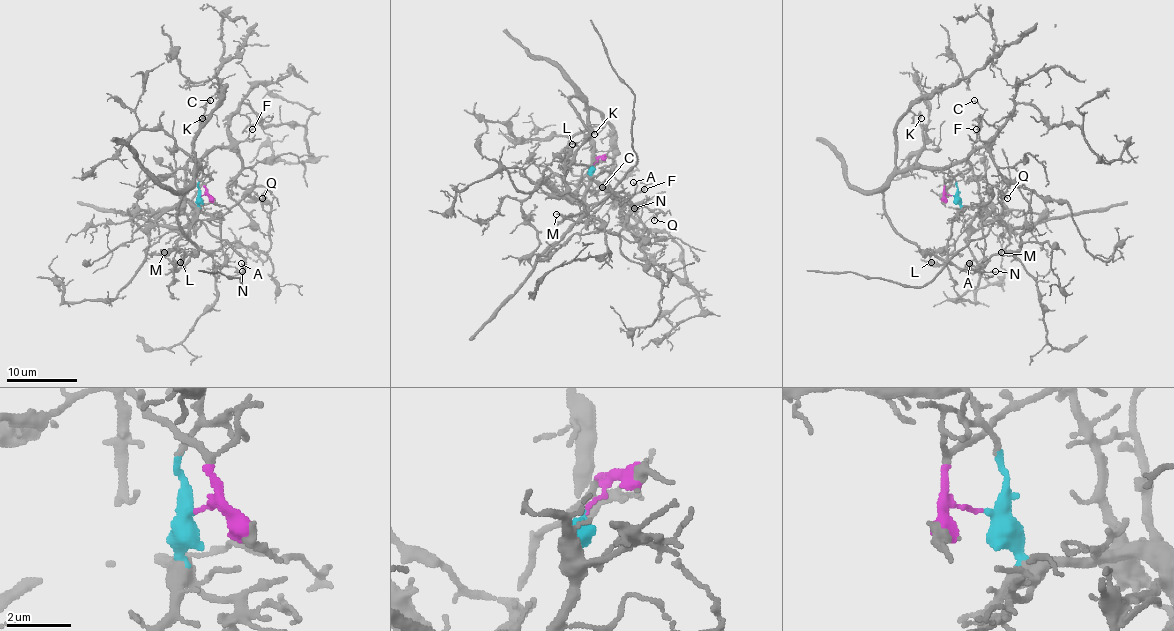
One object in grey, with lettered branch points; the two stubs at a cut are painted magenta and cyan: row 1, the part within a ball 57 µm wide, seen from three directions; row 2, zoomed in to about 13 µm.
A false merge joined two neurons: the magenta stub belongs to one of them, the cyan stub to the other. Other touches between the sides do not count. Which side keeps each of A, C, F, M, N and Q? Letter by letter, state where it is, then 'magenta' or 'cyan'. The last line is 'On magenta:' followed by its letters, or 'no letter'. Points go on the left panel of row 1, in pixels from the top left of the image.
A: (241, 263) | cyan
C: (210, 100) | magenta
F: (252, 129) | magenta
M: (164, 252) | cyan
N: (242, 271) | cyan
Q: (262, 198) | cyan
On magenta: C, F

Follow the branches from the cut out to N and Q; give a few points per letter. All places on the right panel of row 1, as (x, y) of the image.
N: (951, 195), (963, 205), (986, 205), (991, 211), (995, 221), (983, 237), (983, 269), (988, 272), (995, 271)
Q: (951, 195), (963, 205), (991, 209), (981, 214), (979, 207), (991, 198), (995, 186), (1007, 198)

